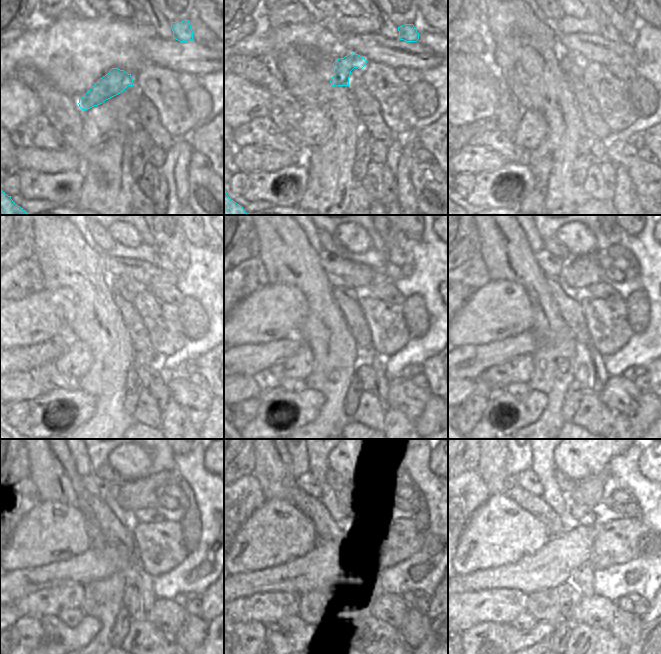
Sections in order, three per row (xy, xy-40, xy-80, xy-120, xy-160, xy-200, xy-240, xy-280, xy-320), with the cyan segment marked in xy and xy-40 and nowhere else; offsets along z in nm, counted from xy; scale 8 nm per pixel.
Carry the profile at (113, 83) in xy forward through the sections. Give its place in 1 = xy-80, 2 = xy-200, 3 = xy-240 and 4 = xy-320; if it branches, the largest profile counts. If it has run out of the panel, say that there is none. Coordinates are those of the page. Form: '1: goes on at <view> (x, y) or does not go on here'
1: goes on at xy-80 (566, 59)
2: goes on at xy-200 (581, 272)
3: goes on at xy-240 (131, 495)
4: goes on at xy-320 (589, 492)

